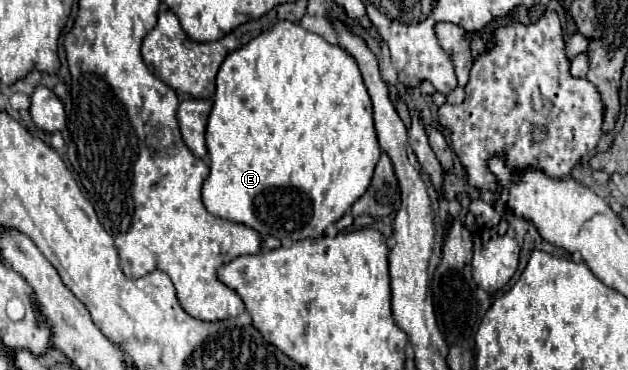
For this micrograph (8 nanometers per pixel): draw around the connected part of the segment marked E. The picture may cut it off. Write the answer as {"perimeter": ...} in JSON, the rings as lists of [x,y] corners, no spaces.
{"perimeter":[[[277,22],[273,28],[261,32],[249,44],[237,48],[235,52],[231,52],[225,58],[225,62],[221,64],[219,74],[217,74],[215,102],[213,102],[213,110],[211,110],[211,116],[207,122],[207,150],[211,156],[211,164],[209,164],[211,172],[209,172],[207,180],[203,182],[203,190],[201,190],[205,208],[219,218],[245,224],[245,226],[257,230],[261,236],[275,236],[281,242],[321,238],[325,228],[329,224],[335,224],[353,206],[353,202],[359,200],[359,196],[363,196],[363,192],[367,190],[367,186],[371,182],[375,164],[381,156],[375,126],[373,126],[371,100],[369,100],[367,88],[363,84],[363,78],[361,78],[361,72],[359,72],[355,60],[343,48],[329,44],[319,34],[313,34],[293,22]]]}

